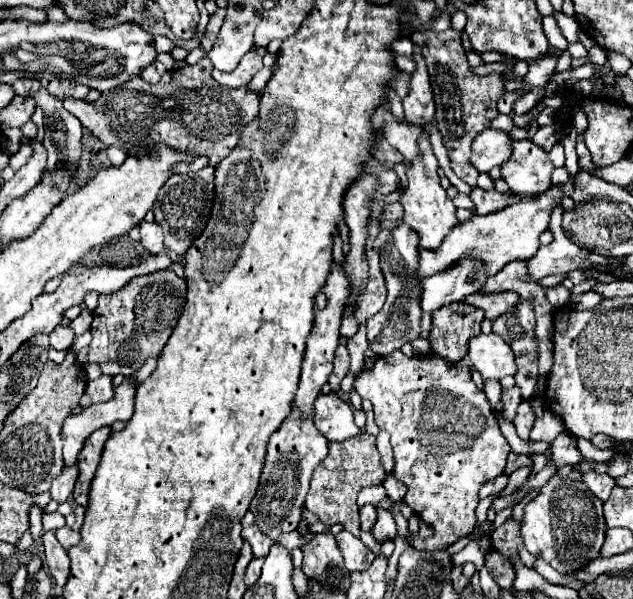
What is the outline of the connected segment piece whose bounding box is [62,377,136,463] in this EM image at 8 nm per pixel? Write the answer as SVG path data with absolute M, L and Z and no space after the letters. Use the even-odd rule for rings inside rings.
M126 377L122 385L114 389L114 397L106 403L90 405L76 415L66 417L62 427L64 439L64 461L74 463L84 441L100 427L112 425L114 421L128 421L134 413L134 395L136 395L136 381L134 377Z

